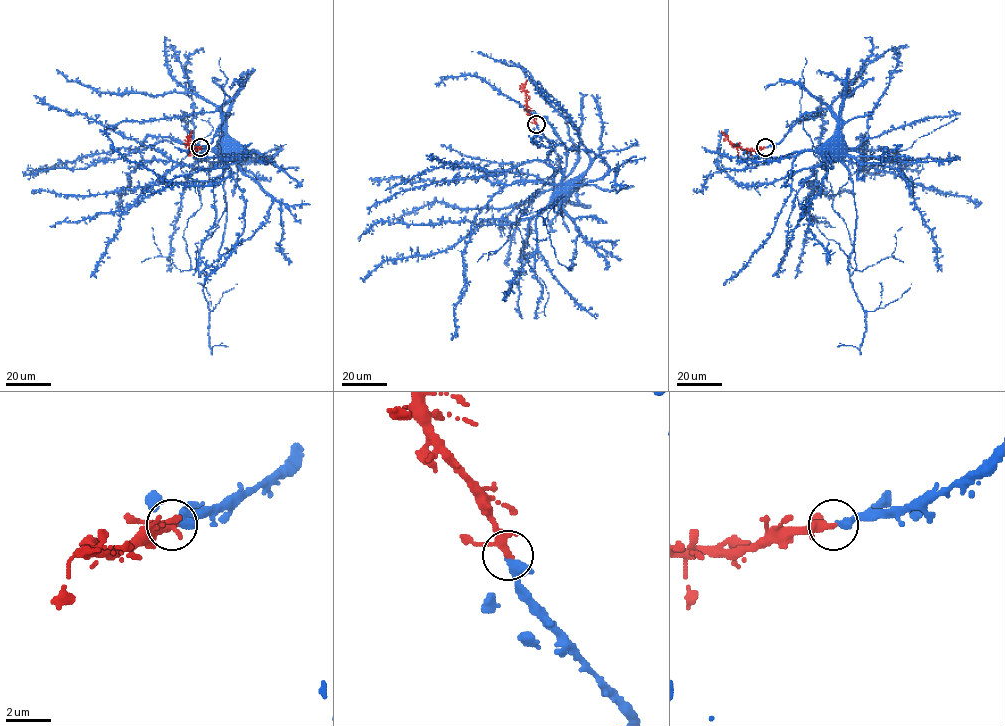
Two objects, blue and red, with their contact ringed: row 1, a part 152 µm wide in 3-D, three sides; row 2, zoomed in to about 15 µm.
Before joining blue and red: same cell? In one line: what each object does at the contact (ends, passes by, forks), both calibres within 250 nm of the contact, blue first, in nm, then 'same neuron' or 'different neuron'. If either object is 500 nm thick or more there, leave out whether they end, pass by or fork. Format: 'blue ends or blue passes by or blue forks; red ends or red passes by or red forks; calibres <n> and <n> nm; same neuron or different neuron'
blue passes by; red forks; calibres 300 and 240 nm; same neuron

